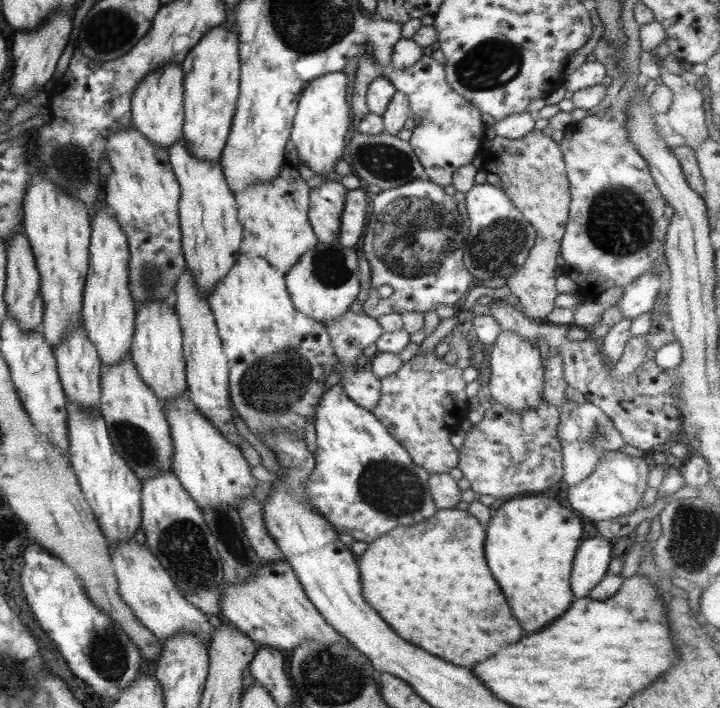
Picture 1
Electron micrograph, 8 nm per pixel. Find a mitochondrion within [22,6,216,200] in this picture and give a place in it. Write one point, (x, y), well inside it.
(72, 163)

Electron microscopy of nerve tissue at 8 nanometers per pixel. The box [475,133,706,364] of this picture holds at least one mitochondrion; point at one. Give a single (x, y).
(619, 222)

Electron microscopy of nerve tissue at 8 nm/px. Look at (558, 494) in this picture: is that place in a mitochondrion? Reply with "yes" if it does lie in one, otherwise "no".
no

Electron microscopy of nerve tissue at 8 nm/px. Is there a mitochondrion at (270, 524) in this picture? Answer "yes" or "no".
no

